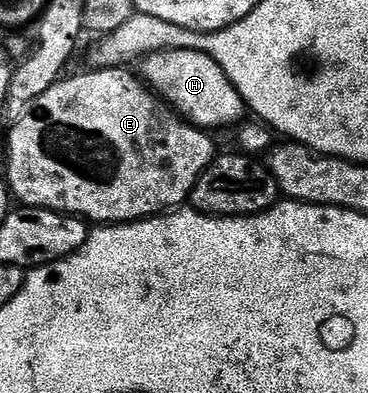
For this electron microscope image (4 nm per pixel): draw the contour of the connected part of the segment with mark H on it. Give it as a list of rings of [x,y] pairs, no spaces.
[[[202,50],[157,51],[140,59],[140,66],[140,77],[182,118],[195,126],[214,132],[220,126],[236,127],[246,117],[247,107],[235,84],[227,80],[227,72]]]

